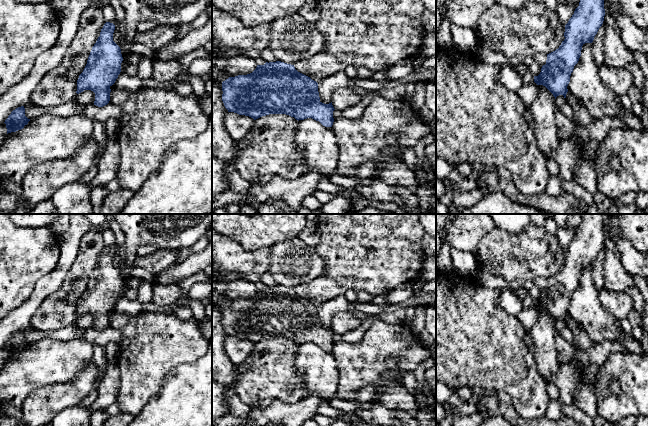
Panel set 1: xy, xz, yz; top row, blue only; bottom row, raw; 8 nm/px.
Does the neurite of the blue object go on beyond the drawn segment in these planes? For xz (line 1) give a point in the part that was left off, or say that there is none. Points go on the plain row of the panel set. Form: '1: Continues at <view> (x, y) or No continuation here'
1: No continuation here

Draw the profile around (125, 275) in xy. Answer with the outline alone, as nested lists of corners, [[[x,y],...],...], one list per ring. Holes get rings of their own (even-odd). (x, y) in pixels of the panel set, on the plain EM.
[[[123,269],[122,271],[120,271],[120,273],[121,273],[123,285],[121,287],[121,296],[118,299],[118,301],[124,297],[125,292],[129,289],[129,286],[126,284],[126,280],[132,277],[127,269]]]

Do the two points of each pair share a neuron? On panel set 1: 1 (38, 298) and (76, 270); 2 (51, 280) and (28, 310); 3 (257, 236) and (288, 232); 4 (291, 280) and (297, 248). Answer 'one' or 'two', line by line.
1: two
2: one
3: one
4: one

